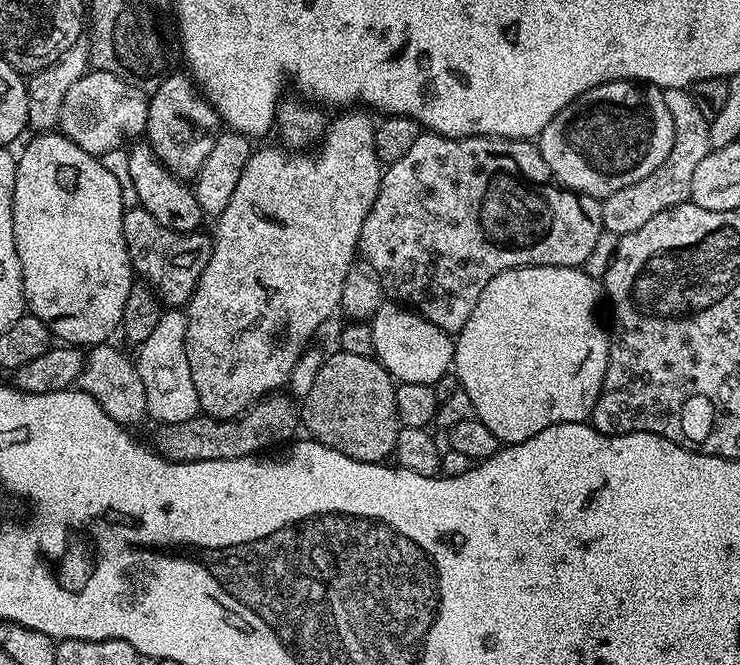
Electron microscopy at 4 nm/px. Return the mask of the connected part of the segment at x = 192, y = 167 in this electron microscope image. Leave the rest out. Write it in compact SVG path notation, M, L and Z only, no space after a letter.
M173 71L172 75L164 79L162 86L151 93L146 143L152 147L154 154L158 154L173 176L188 182L198 174L202 162L210 158L210 150L214 150L214 142L222 131L222 121L211 104L194 87L191 75L181 72Z

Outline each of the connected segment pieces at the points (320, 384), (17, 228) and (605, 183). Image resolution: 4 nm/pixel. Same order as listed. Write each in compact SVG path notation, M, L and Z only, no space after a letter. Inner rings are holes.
M336 350L333 356L325 355L318 376L314 379L314 386L302 400L302 424L303 427L304 424L308 427L307 435L311 439L358 462L379 464L387 461L396 451L398 434L402 427L396 409L396 384L392 375L380 365L375 355L350 354L343 350Z
M53 130L50 132L42 132L31 137L33 140L29 142L28 145L24 148L24 153L19 153L17 162L16 162L16 177L14 178L14 242L16 243L16 249L18 250L18 258L22 262L22 282L24 283L24 299L26 301L26 308L29 313L33 316L37 316L42 322L46 322L46 326L51 330L53 337L57 341L70 344L73 346L95 346L97 344L103 344L109 338L112 338L112 335L117 335L118 329L120 328L120 323L122 322L122 310L126 310L126 298L130 294L132 285L134 283L134 273L132 270L132 263L128 257L128 251L126 250L126 238L122 234L122 218L126 211L126 203L124 204L124 192L126 196L126 188L122 183L120 185L120 180L111 172L110 169L104 165L105 161L99 156L91 156L86 150L82 150L82 146L78 146L74 142L70 142L70 138L66 138L59 131Z
M611 80L608 84L600 84L597 88L592 88L589 92L582 93L582 95L576 97L576 99L571 100L571 102L540 131L538 137L538 147L542 158L546 158L546 166L550 166L552 179L563 187L571 188L573 192L581 196L595 196L597 198L614 194L626 186L634 186L634 182L642 182L642 178L646 178L646 174L654 174L654 170L658 170L658 166L662 166L662 162L666 162L666 158L670 154L673 146L674 118L670 118L670 110L666 110L663 91L653 85L641 84L630 80Z

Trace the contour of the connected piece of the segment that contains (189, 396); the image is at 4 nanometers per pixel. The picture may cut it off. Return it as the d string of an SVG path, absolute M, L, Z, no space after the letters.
M168 310L154 326L150 338L138 346L134 363L146 386L146 406L148 416L156 422L189 420L200 412L198 390L194 390L194 378L190 378L190 362L186 362L186 330L188 317L183 311Z

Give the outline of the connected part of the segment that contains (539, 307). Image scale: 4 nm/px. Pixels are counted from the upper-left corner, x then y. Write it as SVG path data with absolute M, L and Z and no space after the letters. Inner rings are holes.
M533 264L527 268L511 268L486 282L486 290L478 294L478 303L470 310L470 318L466 326L454 336L454 373L459 380L459 387L470 394L470 402L474 402L475 419L481 420L500 439L501 445L526 442L526 438L534 438L542 430L555 424L583 424L589 419L598 402L598 394L602 390L602 382L608 365L609 333L600 325L600 300L602 304L602 284L597 277L588 275L583 267L559 268L545 264Z

